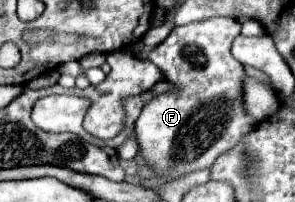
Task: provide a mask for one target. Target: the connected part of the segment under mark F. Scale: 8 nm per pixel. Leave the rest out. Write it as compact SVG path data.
M216 16L176 26L168 38L150 52L148 60L164 72L168 82L180 86L180 94L164 94L148 102L136 120L138 150L146 166L150 166L158 178L164 178L164 182L210 168L218 154L234 146L256 126L254 118L244 118L240 106L240 78L244 78L244 68L230 54L230 46L238 34L238 20Z

